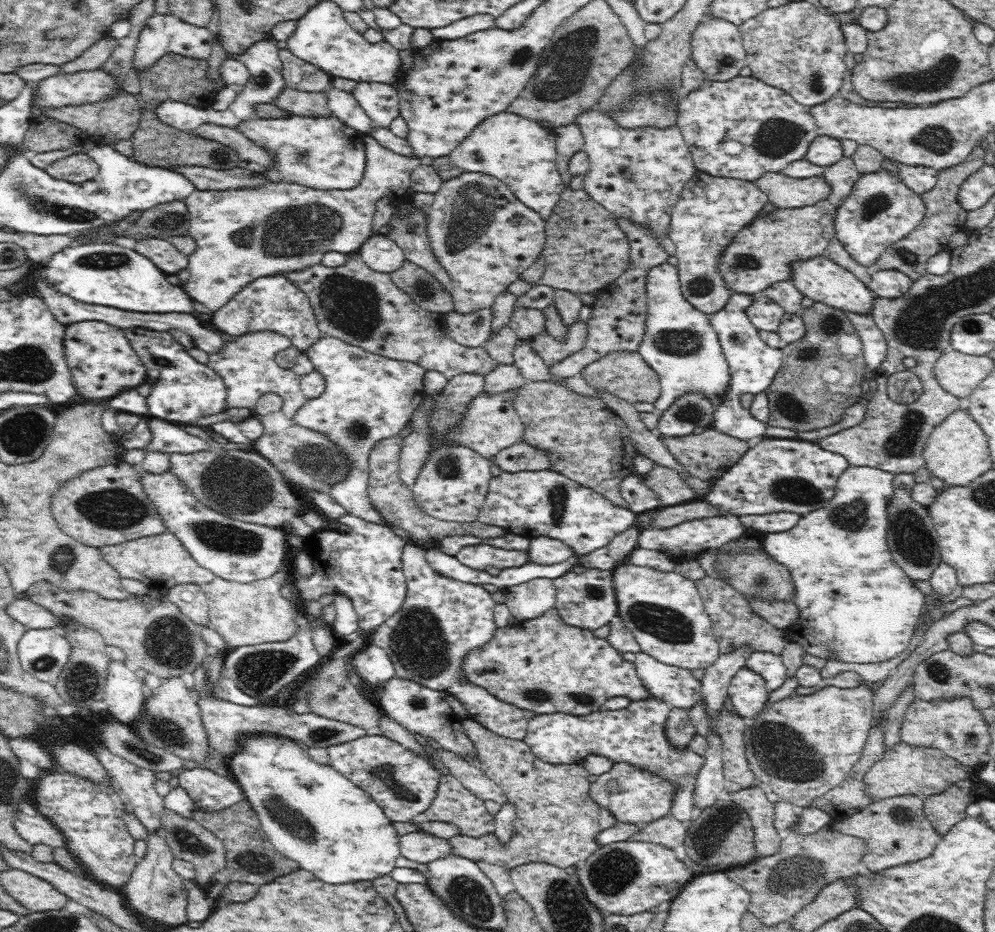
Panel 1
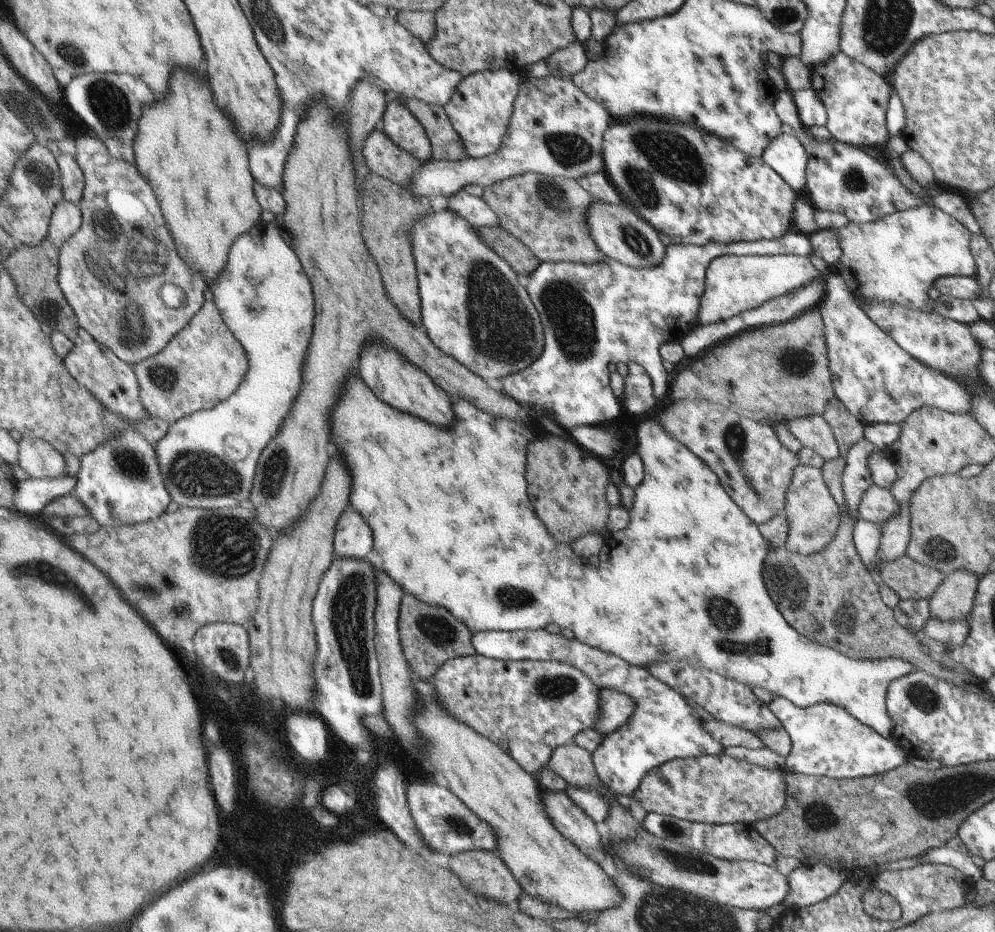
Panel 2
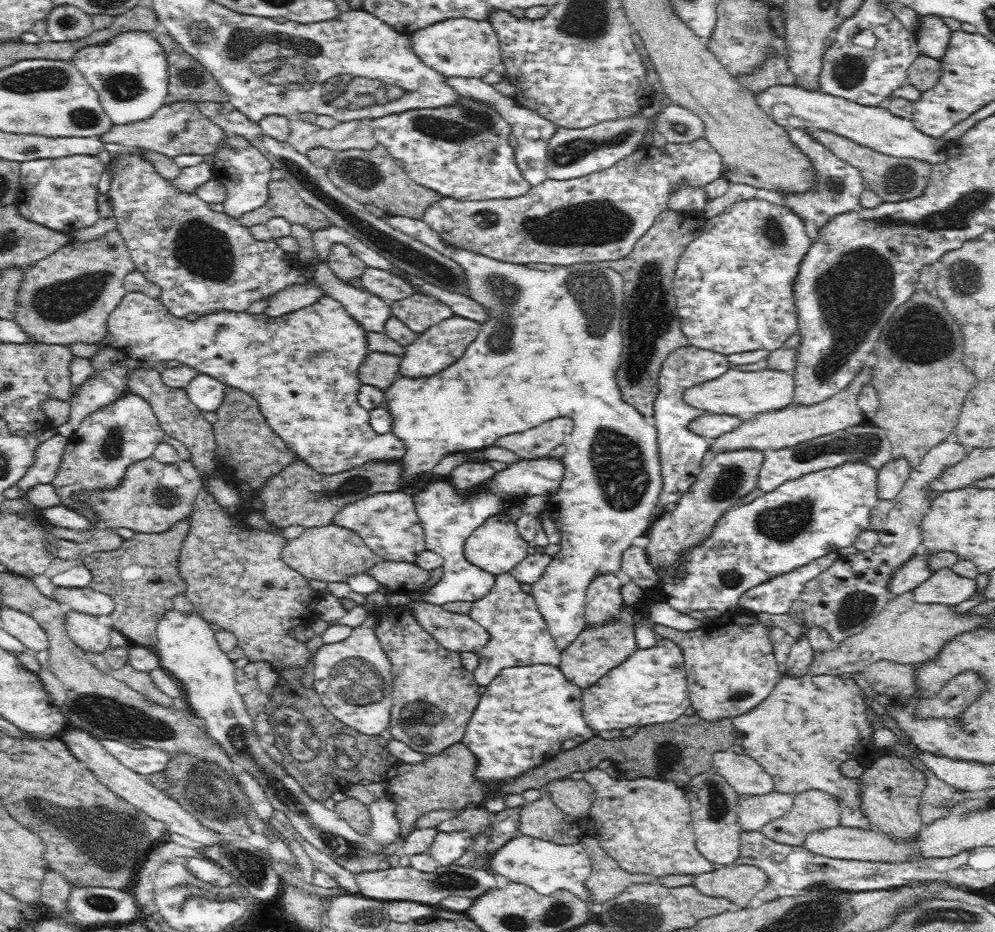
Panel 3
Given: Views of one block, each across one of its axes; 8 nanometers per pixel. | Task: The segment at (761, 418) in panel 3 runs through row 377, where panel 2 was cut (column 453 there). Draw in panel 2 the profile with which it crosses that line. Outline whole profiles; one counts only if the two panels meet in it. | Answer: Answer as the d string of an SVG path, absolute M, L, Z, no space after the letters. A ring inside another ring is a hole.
M467 850L451 854L448 866L481 898L509 905L509 902L517 902L521 894L520 884L494 851Z

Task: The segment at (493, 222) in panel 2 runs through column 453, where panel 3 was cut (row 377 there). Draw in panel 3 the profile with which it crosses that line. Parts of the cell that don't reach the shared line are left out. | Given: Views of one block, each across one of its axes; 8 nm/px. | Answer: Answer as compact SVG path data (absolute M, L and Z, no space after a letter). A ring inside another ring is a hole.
M198 373L185 386L188 398L202 412L214 412L220 408L224 400L225 384L208 374Z

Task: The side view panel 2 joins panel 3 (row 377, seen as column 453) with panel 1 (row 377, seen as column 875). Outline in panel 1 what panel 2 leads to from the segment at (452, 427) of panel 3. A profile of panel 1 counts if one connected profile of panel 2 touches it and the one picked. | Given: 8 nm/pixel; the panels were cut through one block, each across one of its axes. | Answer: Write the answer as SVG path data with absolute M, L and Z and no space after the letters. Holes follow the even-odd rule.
M668 261L648 267L645 275L647 317L645 335L637 352L658 373L661 382L659 397L653 402L656 411L665 411L678 397L688 392L706 393L712 403L719 405L719 396L728 386L732 373L710 316L687 301L678 269Z

